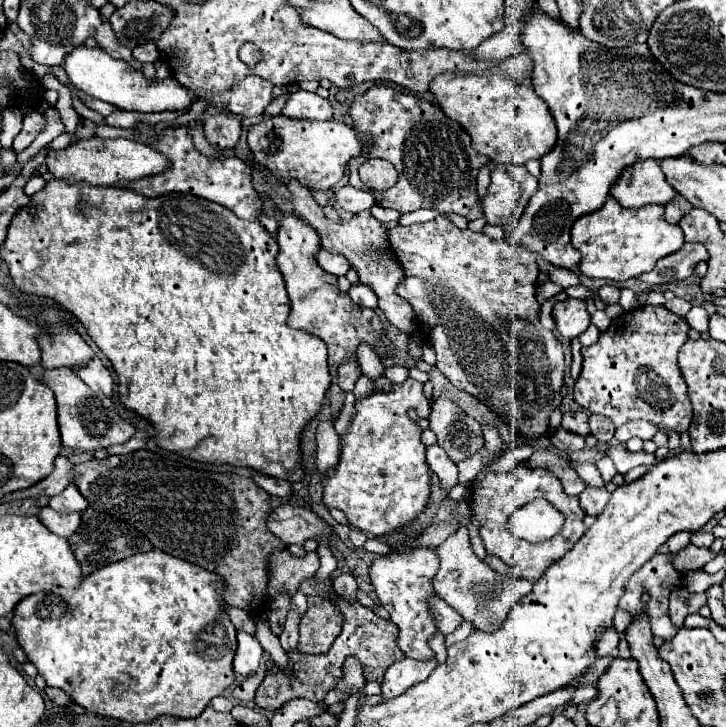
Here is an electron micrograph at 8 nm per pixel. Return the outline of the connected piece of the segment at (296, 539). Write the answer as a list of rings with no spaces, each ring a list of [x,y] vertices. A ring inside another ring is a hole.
[[[289,502],[271,512],[267,528],[281,542],[285,542],[285,546],[303,544],[307,538],[329,538],[329,534],[333,532],[331,526],[321,520],[313,510],[297,508]]]

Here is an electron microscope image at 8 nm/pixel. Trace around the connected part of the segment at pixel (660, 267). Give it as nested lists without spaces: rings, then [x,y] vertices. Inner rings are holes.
[[[685,244],[679,251],[658,260],[653,270],[643,274],[641,280],[647,284],[685,280],[693,274],[699,262],[707,260],[709,254],[703,244]]]

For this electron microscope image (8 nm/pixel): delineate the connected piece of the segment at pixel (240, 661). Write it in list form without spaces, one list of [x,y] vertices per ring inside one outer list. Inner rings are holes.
[[[237,630],[237,654],[233,660],[233,670],[237,674],[249,676],[259,668],[261,654],[263,654],[263,648],[259,640],[245,630]]]

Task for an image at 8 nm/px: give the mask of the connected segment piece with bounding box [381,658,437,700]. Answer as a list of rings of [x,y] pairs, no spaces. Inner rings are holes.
[[[405,658],[405,662],[395,662],[387,672],[385,672],[385,680],[381,684],[381,698],[383,700],[391,700],[399,694],[403,694],[405,690],[409,690],[411,686],[427,680],[427,676],[435,670],[437,662],[417,662],[417,660],[409,660]]]

